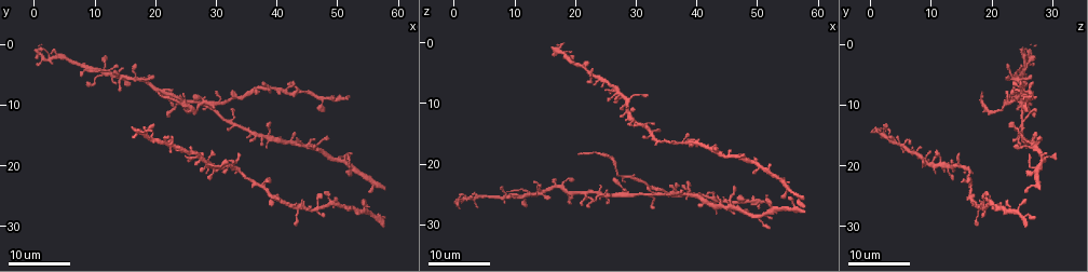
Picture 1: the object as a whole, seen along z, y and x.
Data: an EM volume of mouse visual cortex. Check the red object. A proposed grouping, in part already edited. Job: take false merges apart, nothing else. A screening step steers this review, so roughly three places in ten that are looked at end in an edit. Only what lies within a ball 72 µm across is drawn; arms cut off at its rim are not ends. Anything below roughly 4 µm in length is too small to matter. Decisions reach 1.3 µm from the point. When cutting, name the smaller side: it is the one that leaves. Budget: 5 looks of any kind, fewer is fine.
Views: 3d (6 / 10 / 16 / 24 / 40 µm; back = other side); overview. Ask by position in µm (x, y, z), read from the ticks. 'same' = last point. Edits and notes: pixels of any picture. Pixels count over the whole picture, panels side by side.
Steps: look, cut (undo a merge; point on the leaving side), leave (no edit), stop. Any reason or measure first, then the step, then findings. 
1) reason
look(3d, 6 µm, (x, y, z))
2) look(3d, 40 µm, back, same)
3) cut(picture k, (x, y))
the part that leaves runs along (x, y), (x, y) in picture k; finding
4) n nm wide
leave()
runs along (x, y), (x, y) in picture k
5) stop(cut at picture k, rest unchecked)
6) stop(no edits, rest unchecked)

calibre changes
look(3d, 16 µm, (33.5, 21.0, 16.0))

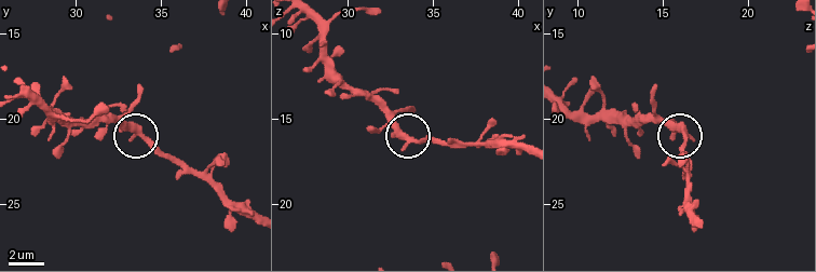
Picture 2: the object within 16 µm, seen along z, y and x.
look(3d, 10 µm, (33.6, 20.8, 16.2))

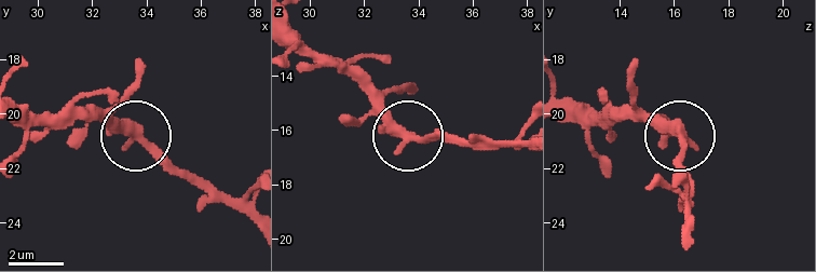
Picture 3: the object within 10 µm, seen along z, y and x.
390 nm wide
leave()
all the same cell

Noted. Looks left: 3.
two arms in line, one across
look(3d, 24 µm, (24.0, 10.0, 18.0))

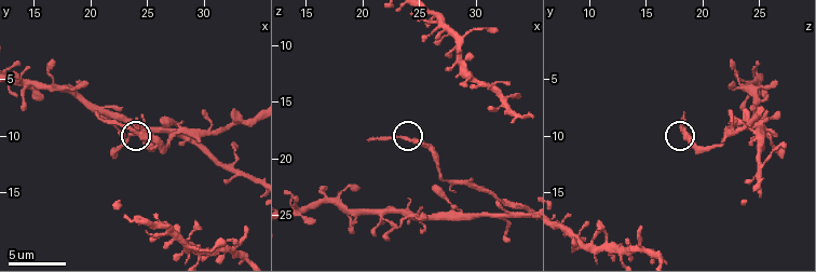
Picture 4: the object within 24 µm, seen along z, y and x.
look(3d, 10 µm, (24.0, 9.8, 18.2))

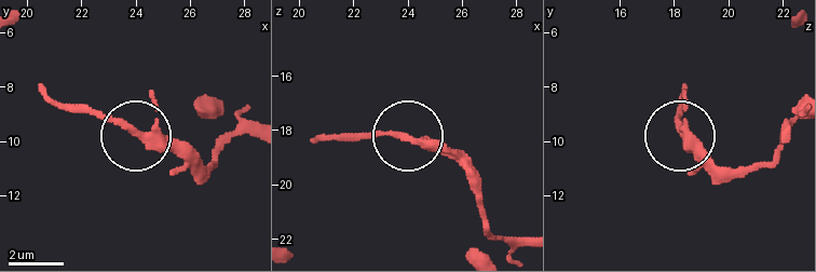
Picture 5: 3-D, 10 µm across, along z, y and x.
look(3d, 6 µm, (24.2, 9.8, 18.3))

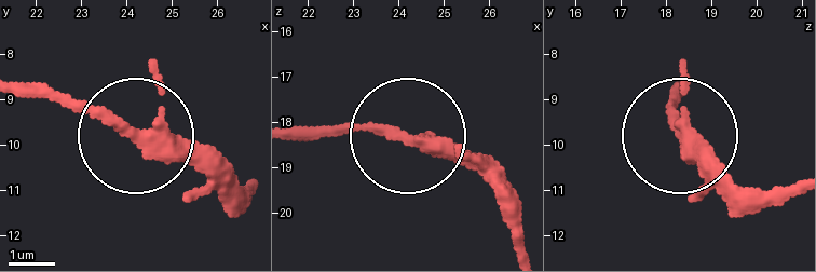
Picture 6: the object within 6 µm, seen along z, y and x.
leave()
runs along (253, 185), (25, 92) in picture 6; all the same cell

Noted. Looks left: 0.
stop(no edits, rest unchecked)

